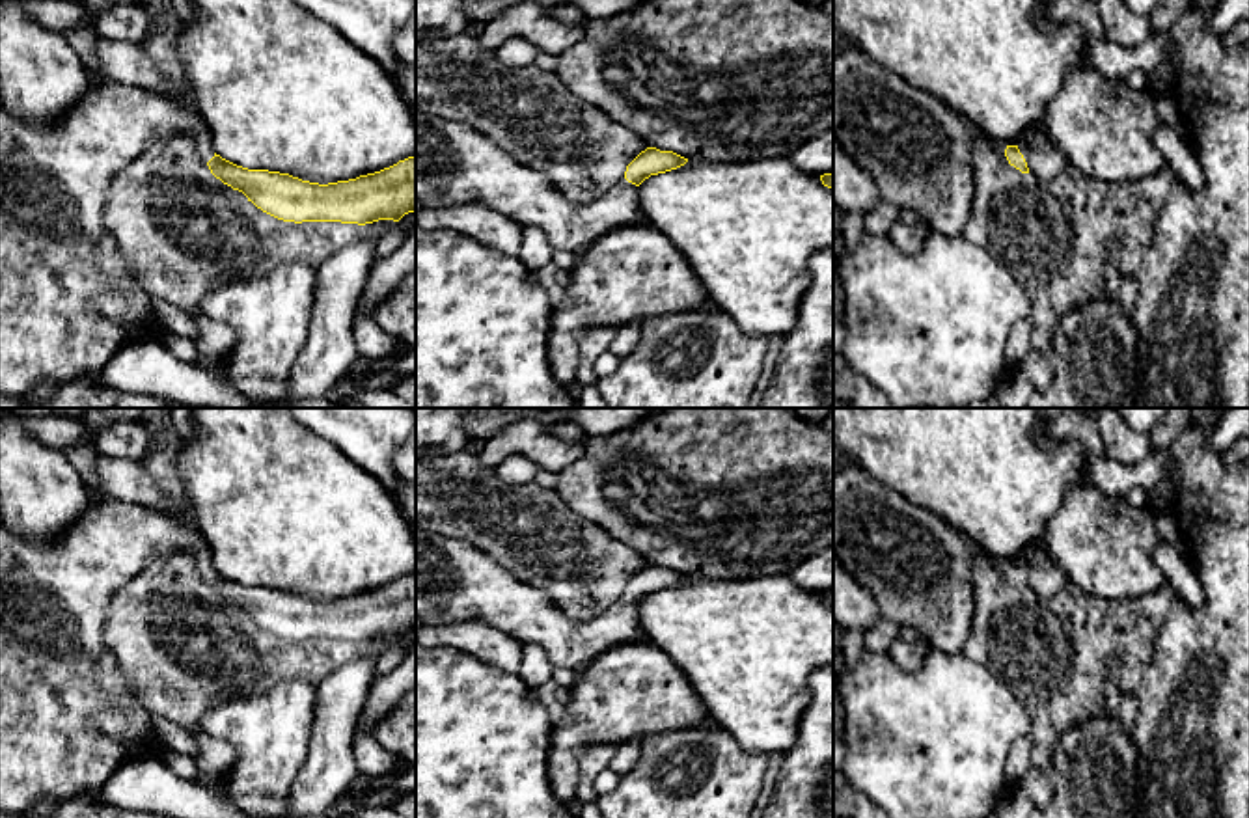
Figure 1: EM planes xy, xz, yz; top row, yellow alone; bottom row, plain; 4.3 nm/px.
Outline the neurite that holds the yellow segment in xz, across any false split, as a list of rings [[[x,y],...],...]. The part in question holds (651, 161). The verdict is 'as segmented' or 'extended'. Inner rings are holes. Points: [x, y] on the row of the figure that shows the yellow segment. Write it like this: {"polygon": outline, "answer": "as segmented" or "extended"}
{"polygon": [[[416,110],[416,199],[425,209],[485,203],[524,229],[539,229],[554,250],[582,252],[608,231],[641,220],[639,184],[688,158],[647,147],[624,179],[600,198],[574,203],[544,175],[507,155],[466,123]]], "answer": "extended"}

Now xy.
{"polygon": [[[114,80],[89,84],[86,95],[50,127],[34,127],[17,119],[0,101],[0,395],[17,397],[41,382],[60,389],[73,378],[101,371],[117,348],[130,341],[155,341],[162,322],[151,309],[157,296],[119,255],[103,227],[103,209],[117,173],[157,136],[188,134],[211,173],[242,192],[263,212],[283,222],[373,224],[399,222],[416,211],[416,155],[375,173],[328,184],[302,181],[289,173],[248,170],[214,153],[211,132],[192,106]]], "answer": "extended"}

